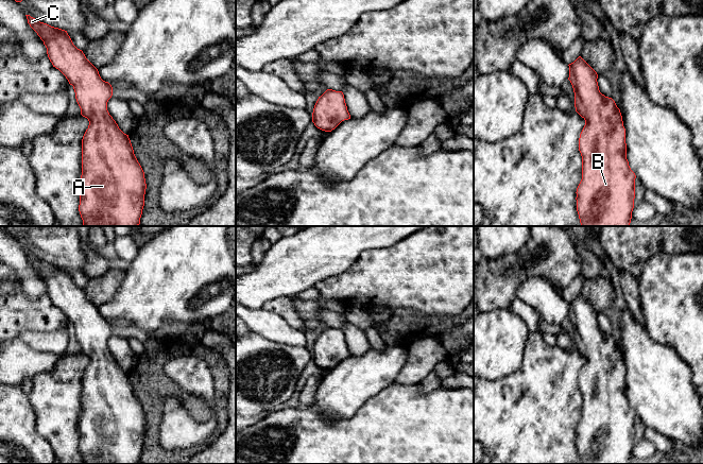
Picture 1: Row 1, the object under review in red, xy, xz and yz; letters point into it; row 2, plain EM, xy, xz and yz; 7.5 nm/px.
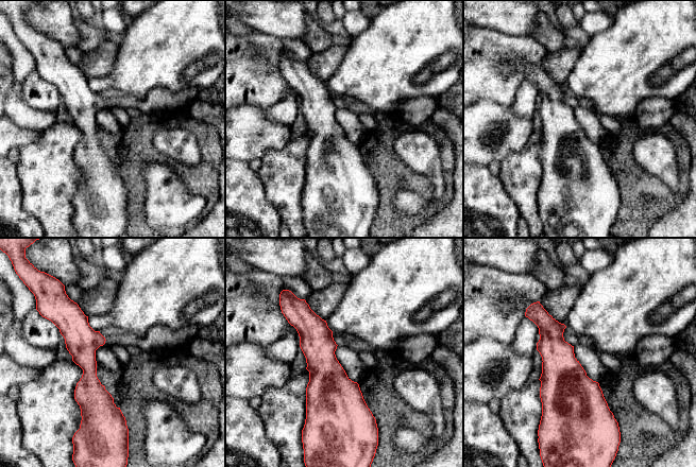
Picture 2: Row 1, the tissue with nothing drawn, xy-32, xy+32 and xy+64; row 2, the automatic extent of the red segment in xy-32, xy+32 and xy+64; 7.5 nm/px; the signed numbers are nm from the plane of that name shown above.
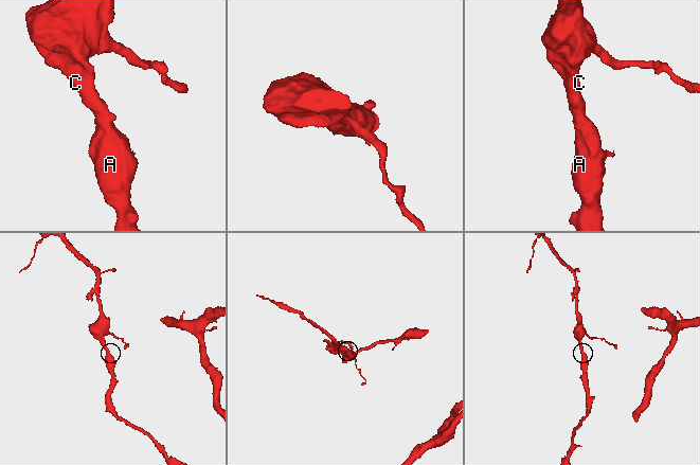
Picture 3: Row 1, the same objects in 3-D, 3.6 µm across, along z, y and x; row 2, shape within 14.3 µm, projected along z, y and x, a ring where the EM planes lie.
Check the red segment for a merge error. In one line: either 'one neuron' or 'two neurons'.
one neuron

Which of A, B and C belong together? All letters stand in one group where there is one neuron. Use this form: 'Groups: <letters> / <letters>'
Groups: A B C

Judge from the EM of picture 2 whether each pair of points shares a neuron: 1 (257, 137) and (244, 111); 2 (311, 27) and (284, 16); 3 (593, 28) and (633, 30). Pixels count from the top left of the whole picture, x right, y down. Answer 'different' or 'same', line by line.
1: same
2: different
3: different

